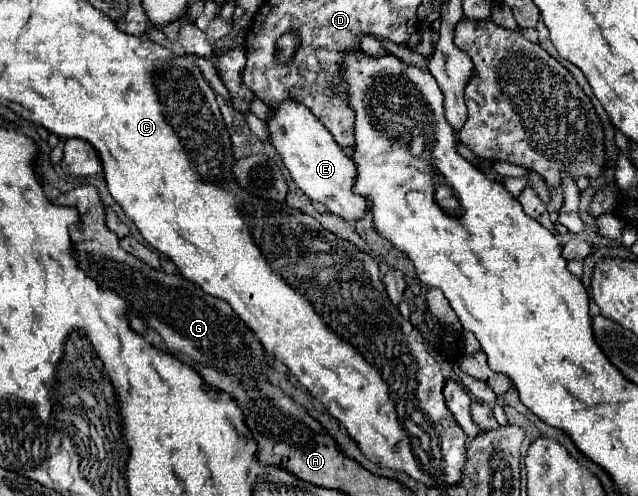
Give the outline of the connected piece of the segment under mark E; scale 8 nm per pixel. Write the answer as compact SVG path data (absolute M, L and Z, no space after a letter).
M286 100L280 108L270 110L268 120L270 142L276 146L286 168L290 170L298 188L314 202L322 202L328 212L340 216L346 222L362 220L368 210L368 198L352 190L356 182L356 166L350 156L332 140L332 134L304 108L294 100Z

